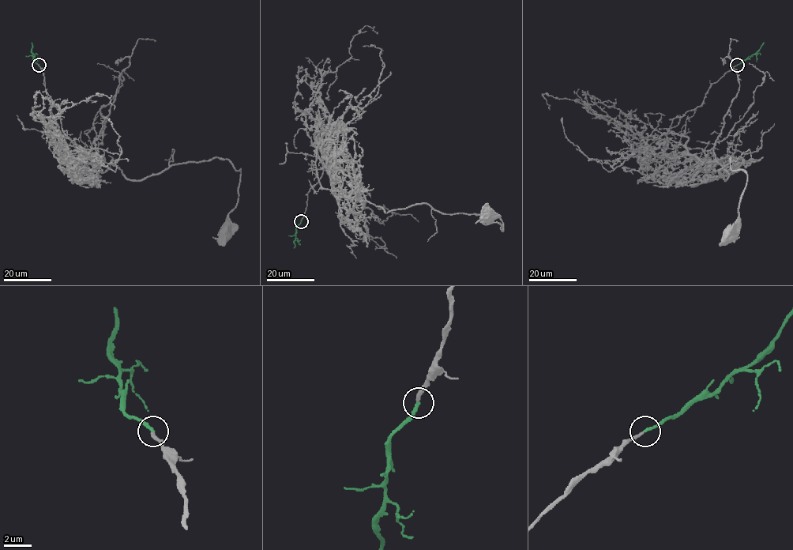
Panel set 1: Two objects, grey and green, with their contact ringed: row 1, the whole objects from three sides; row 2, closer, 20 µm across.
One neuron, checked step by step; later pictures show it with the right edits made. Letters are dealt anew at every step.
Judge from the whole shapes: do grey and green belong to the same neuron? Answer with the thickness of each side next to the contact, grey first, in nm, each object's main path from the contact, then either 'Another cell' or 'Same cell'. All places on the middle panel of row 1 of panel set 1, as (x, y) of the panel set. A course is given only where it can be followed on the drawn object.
Thickness 240 nm (grey) against 220 nm. Course of grey: (301, 220), (328, 150), (367, 200), (386, 212), (426, 204), (446, 214), (496, 214), (502, 231), (486, 212). Course of green: (301, 220), (296, 227), (294, 247). Same cell

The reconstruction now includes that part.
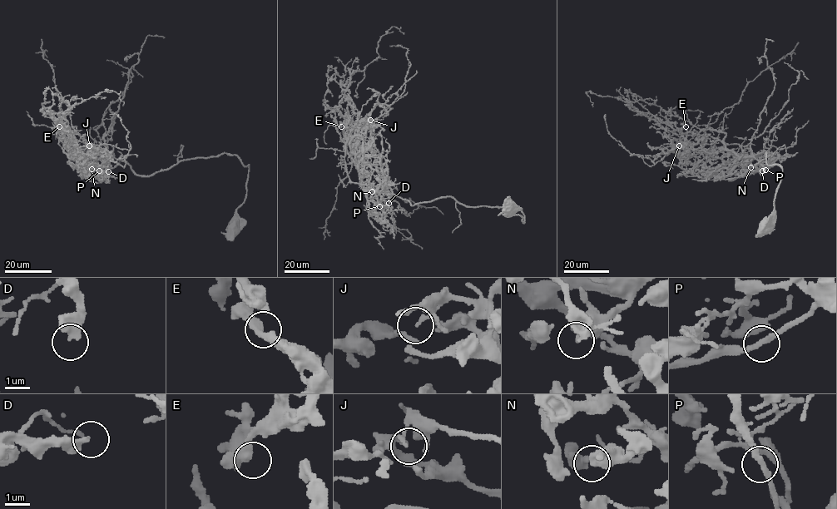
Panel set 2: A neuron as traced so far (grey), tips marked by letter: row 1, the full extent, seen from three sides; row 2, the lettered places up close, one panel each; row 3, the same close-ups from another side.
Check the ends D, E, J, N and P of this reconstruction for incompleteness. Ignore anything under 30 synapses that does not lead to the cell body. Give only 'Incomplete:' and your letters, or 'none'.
Incomplete: D

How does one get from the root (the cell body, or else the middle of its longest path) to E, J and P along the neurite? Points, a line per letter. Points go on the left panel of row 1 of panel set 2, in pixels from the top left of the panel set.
E: (232, 230), (249, 169), (236, 155), (187, 159), (140, 175), (126, 162), (103, 157), (53, 120), (59, 126)
J: (232, 230), (249, 169), (236, 155), (187, 159), (140, 175), (126, 162), (89, 151), (89, 145)
P: (232, 230), (249, 169), (235, 155), (179, 160), (140, 175), (107, 152), (96, 152), (101, 160), (99, 170)

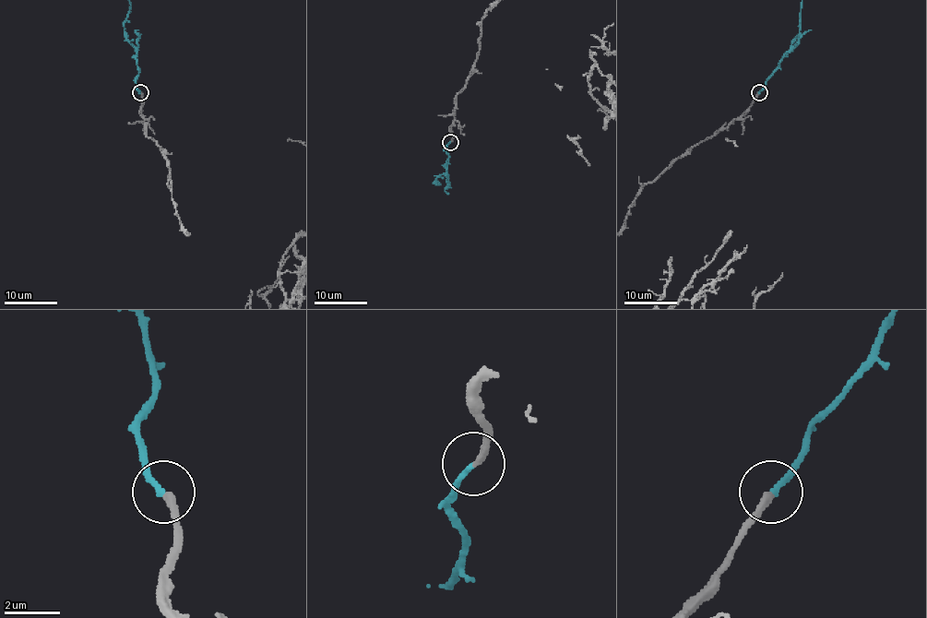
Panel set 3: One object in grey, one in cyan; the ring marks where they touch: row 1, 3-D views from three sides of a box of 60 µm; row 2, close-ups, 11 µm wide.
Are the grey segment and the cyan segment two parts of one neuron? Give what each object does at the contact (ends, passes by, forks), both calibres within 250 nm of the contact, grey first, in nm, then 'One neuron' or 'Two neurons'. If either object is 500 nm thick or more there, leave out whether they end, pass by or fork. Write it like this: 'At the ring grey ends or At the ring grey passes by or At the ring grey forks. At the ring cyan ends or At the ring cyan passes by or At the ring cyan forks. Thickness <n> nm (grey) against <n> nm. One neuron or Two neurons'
At the ring grey ends. At the ring cyan ends. Thickness 280 nm (grey) against 180 nm. One neuron

